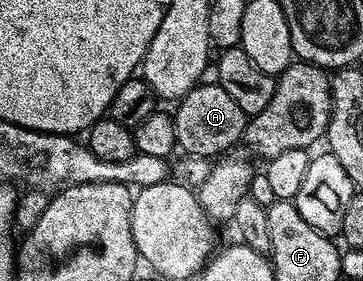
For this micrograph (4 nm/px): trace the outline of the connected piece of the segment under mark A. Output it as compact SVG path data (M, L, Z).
M197 84L177 103L173 111L176 128L177 149L190 156L213 159L227 153L229 146L239 145L246 130L248 115L224 92L220 85L203 86Z

